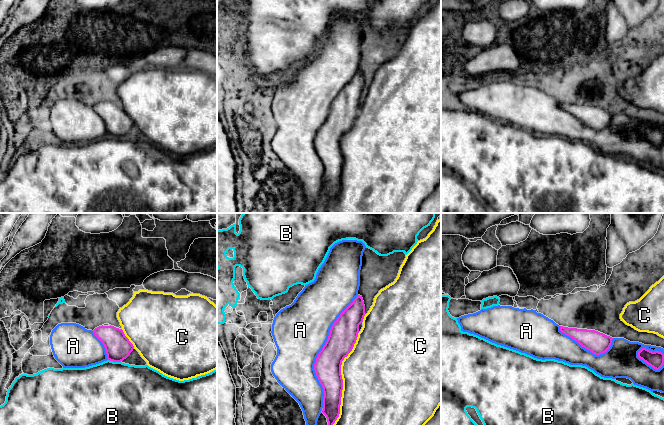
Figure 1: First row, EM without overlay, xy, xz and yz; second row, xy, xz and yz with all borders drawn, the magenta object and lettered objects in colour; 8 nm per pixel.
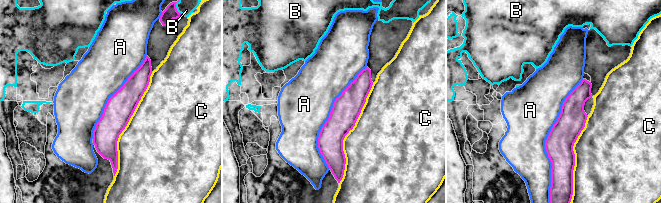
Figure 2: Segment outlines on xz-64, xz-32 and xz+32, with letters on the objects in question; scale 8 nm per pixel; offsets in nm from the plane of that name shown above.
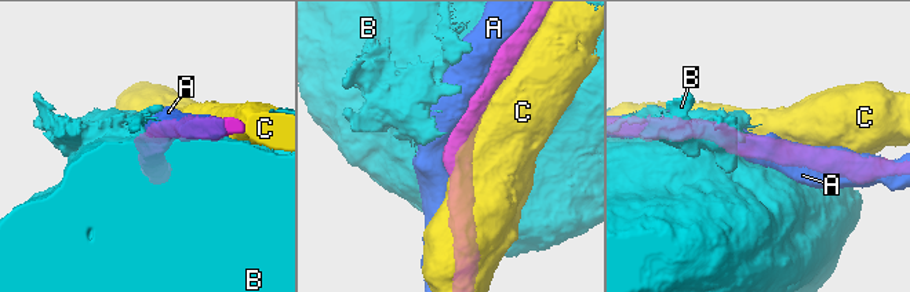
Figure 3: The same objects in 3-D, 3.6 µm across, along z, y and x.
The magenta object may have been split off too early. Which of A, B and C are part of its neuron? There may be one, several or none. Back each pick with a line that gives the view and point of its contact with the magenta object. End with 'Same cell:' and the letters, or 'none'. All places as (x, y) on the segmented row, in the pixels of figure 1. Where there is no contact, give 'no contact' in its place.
A: contact xz (320, 351)
Same cell: A

